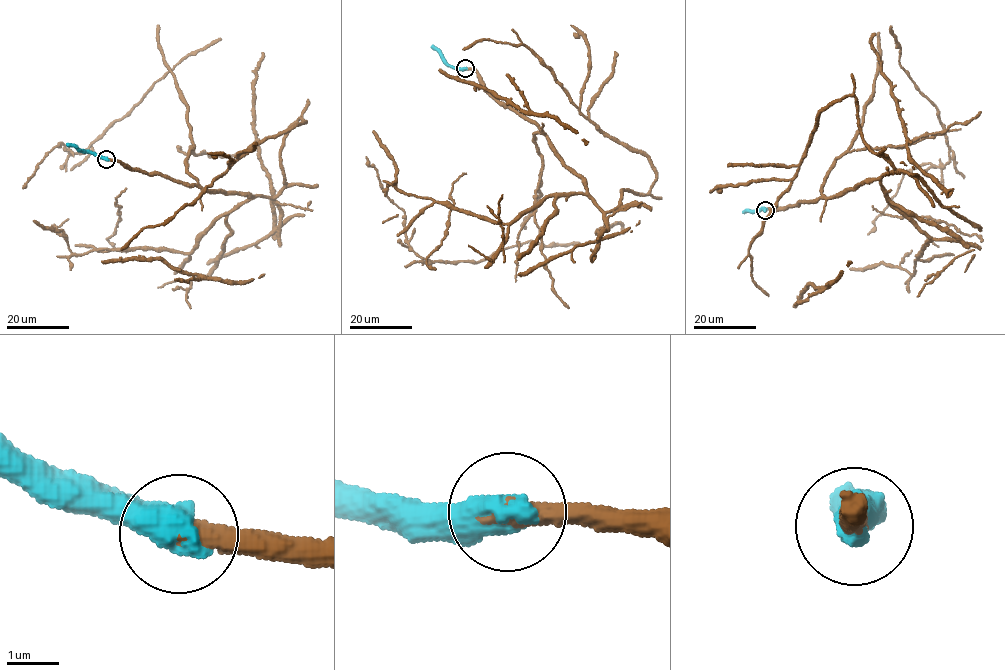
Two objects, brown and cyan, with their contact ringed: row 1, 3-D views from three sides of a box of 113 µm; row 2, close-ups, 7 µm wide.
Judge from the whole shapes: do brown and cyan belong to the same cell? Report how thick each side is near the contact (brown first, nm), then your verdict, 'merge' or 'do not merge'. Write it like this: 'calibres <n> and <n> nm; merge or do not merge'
calibres 460 and 650 nm; merge

